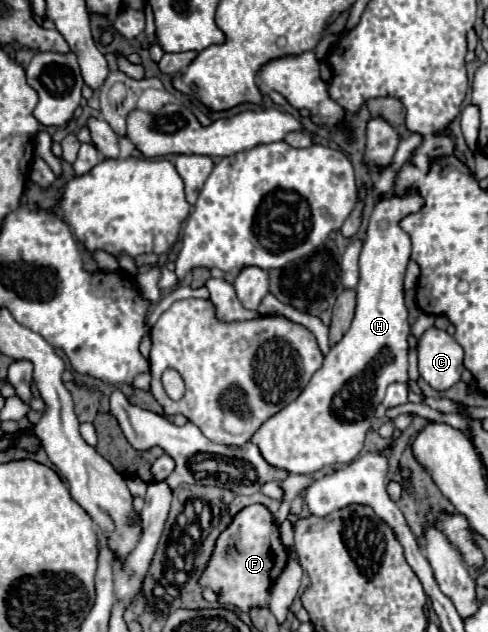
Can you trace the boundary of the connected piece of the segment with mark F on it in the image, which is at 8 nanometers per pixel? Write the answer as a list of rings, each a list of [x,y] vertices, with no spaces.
[[[250,504],[236,512],[226,530],[218,536],[214,552],[200,574],[200,586],[212,588],[218,594],[220,604],[232,604],[242,612],[252,608],[266,608],[270,588],[284,572],[288,550],[282,544],[280,528],[274,522],[272,512],[264,504]]]

